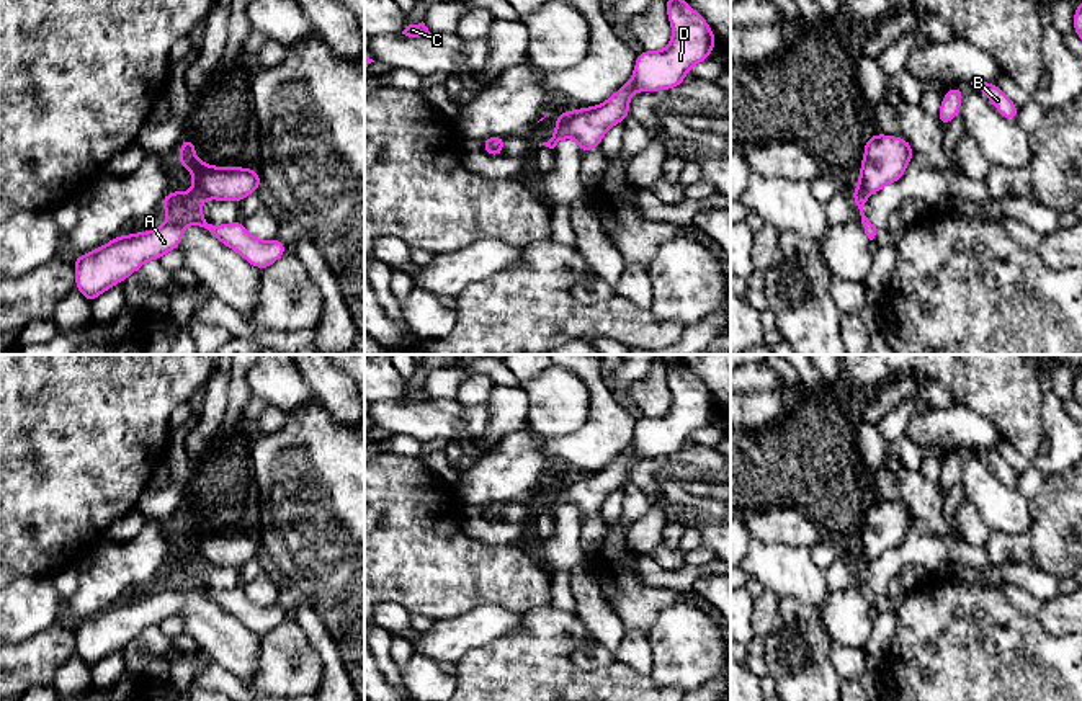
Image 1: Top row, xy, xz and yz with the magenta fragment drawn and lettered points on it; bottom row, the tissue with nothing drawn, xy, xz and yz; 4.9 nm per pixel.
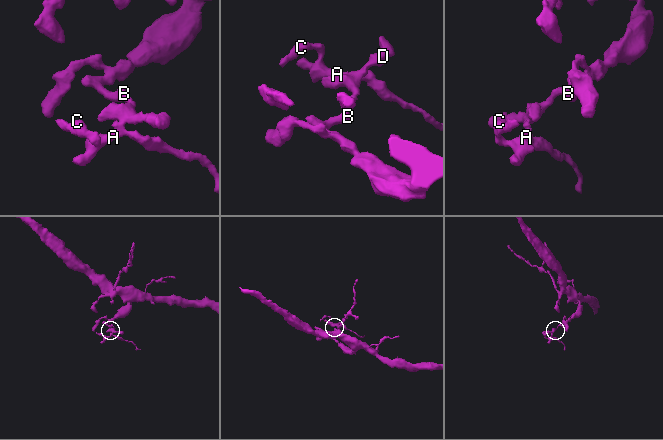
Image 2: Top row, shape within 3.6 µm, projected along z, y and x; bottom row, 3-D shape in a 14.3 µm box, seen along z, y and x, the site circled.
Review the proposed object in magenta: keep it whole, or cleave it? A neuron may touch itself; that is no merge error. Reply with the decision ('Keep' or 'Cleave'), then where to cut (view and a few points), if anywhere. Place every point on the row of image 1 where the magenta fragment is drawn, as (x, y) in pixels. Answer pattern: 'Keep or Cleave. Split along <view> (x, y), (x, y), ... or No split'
Cleave. Split along xy (192, 187), (206, 196)

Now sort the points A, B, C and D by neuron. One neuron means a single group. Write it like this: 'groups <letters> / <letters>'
groups A C / B D

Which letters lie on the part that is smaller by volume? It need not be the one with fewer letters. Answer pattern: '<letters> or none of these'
A, C

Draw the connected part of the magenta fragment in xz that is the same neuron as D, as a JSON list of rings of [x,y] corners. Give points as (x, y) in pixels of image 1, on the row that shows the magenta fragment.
[[[665,0],[672,26],[670,44],[664,51],[642,51],[636,56],[634,74],[605,103],[570,109],[564,123],[557,123],[551,139],[543,142],[554,149],[559,141],[572,137],[580,154],[598,147],[606,131],[629,116],[629,98],[634,92],[659,92],[682,85],[685,74],[698,62],[711,57],[716,38],[708,21],[685,0]]]

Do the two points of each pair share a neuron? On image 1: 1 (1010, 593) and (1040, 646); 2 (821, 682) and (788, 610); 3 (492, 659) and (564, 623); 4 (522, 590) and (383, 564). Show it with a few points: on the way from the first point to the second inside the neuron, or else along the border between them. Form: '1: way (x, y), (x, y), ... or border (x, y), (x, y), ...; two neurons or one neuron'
1: border (996, 589), (1022, 611), (1032, 615), (1050, 634); two neurons
2: way (819, 662), (814, 657), (813, 644), (801, 621); one neuron
3: way (510, 659), (528, 659), (546, 641); one neuron
4: way (487, 574), (442, 574), (427, 564), (417, 564); one neuron

